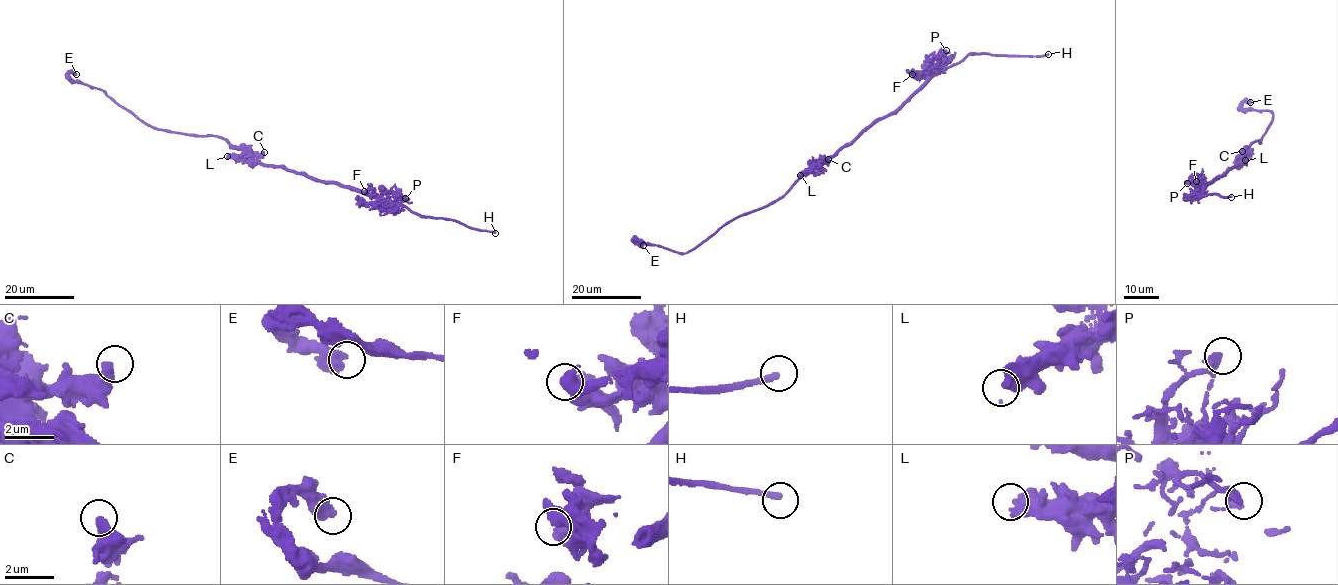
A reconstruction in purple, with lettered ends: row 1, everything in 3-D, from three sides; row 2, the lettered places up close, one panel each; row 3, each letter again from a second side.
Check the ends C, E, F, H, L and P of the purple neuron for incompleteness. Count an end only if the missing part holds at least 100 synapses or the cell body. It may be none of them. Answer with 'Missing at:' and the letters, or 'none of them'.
Missing at: H

